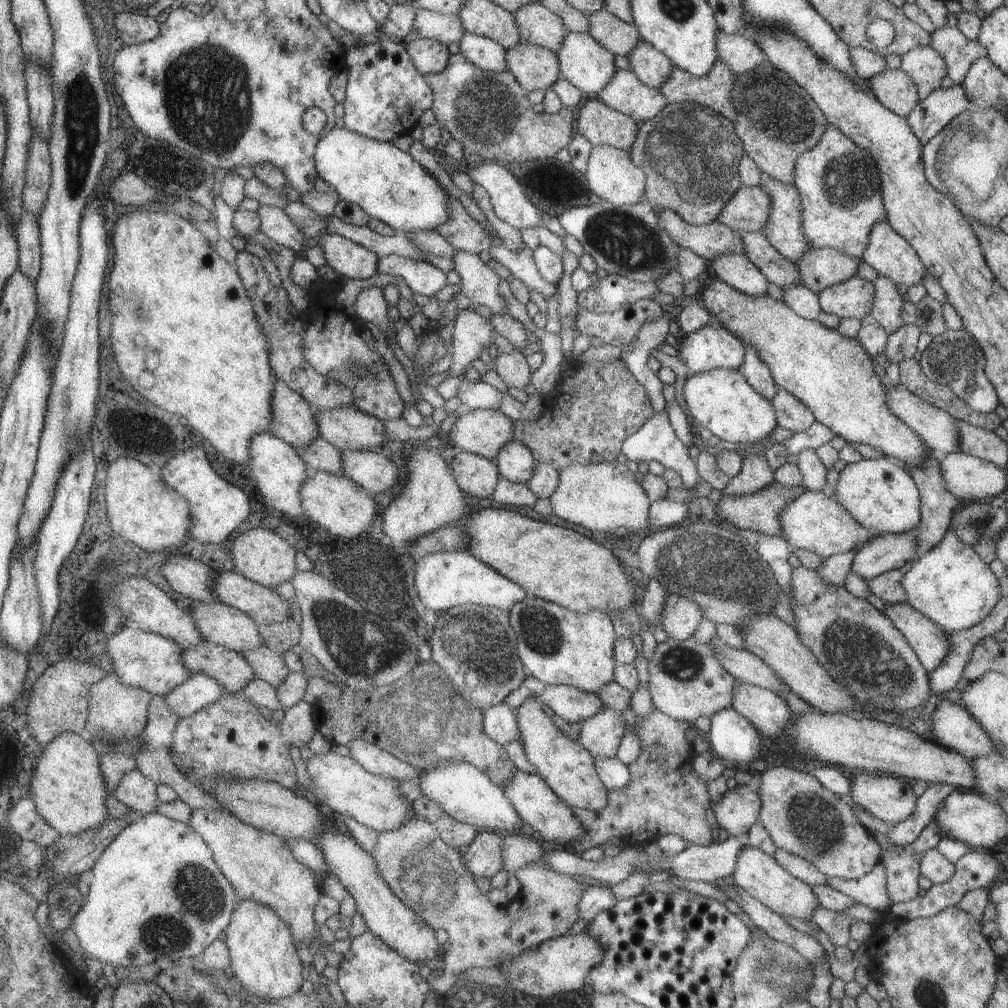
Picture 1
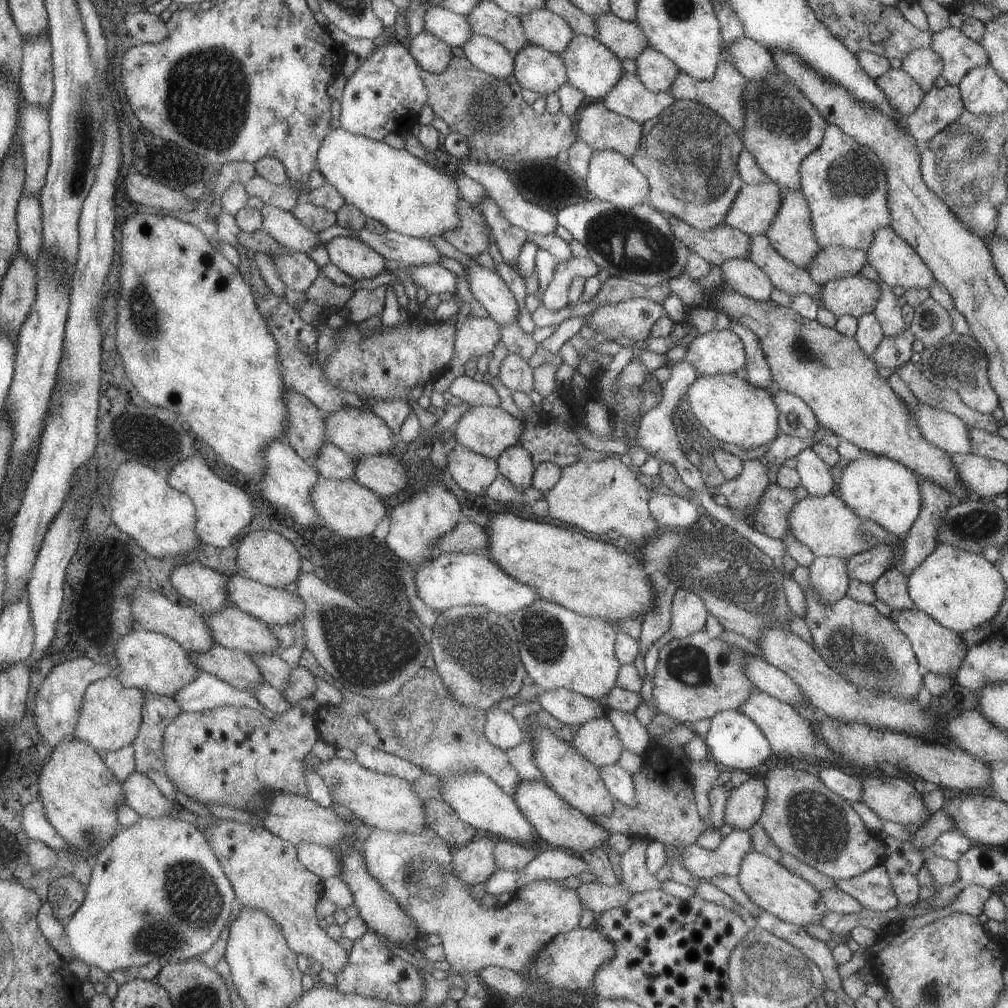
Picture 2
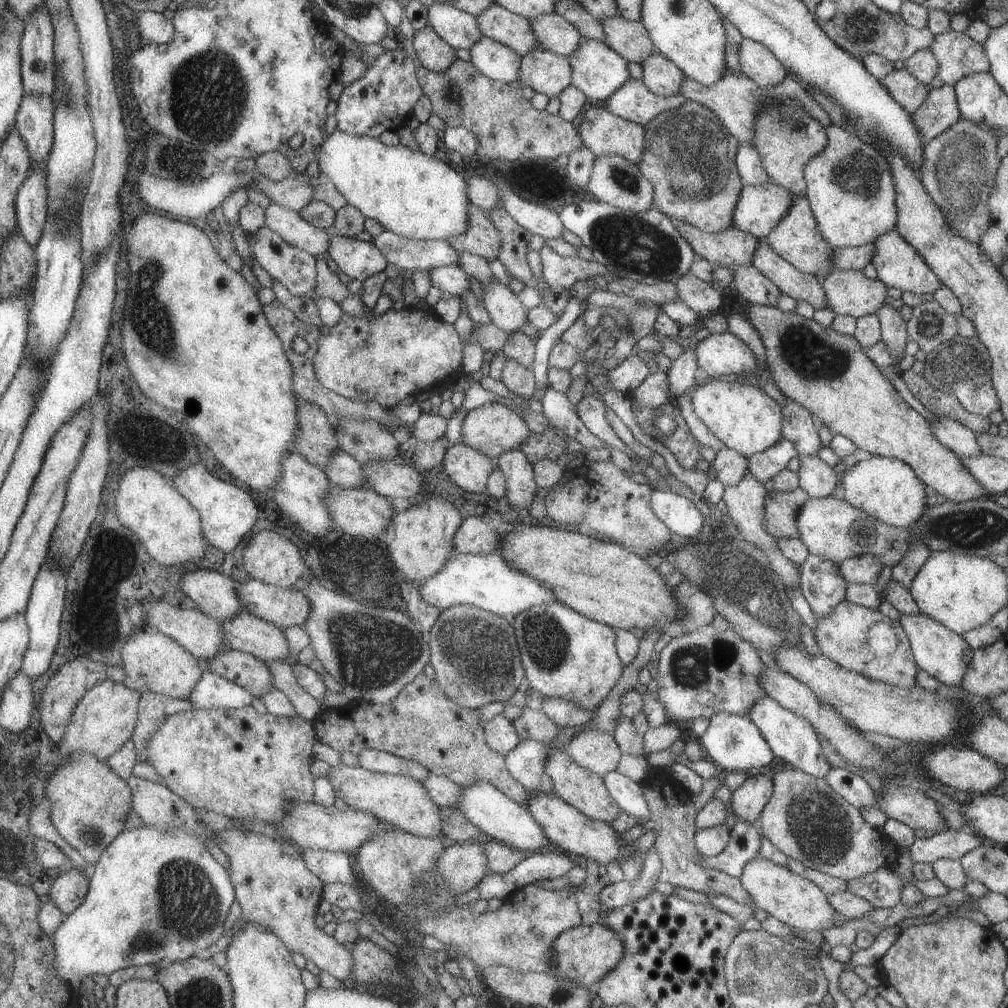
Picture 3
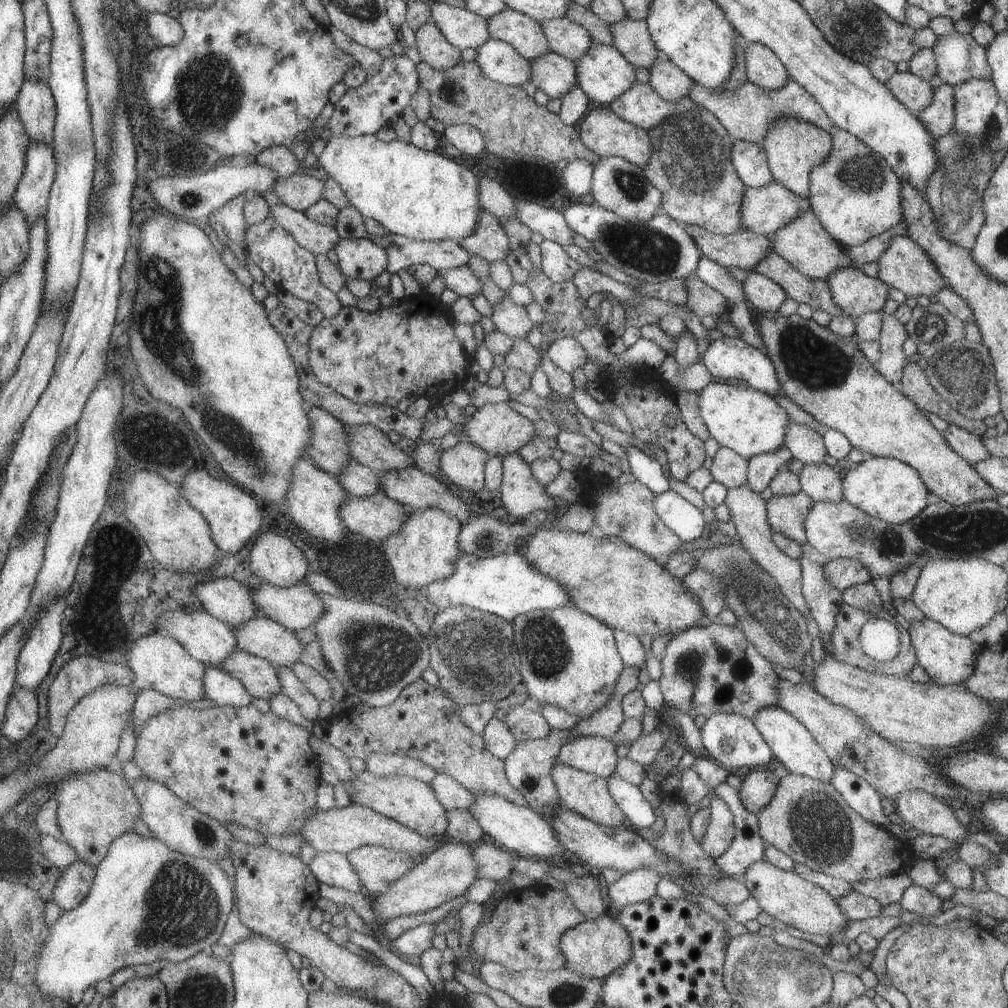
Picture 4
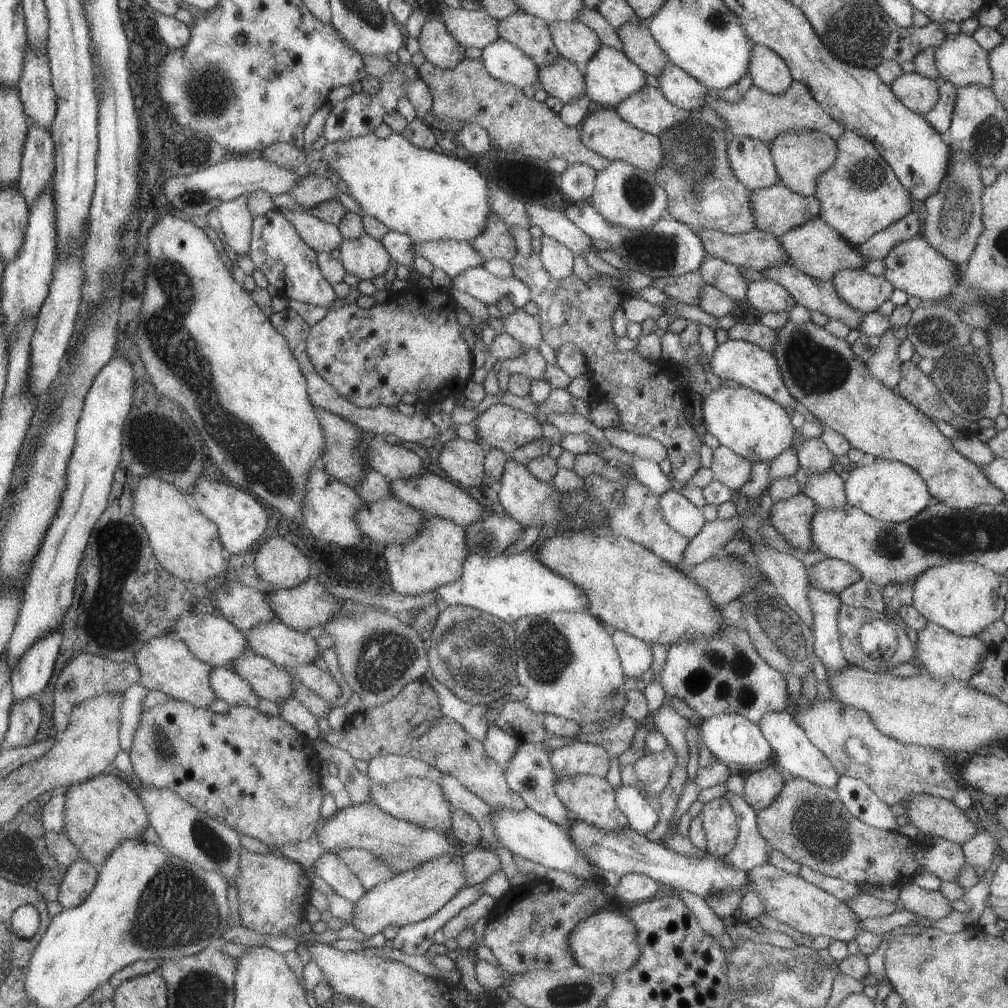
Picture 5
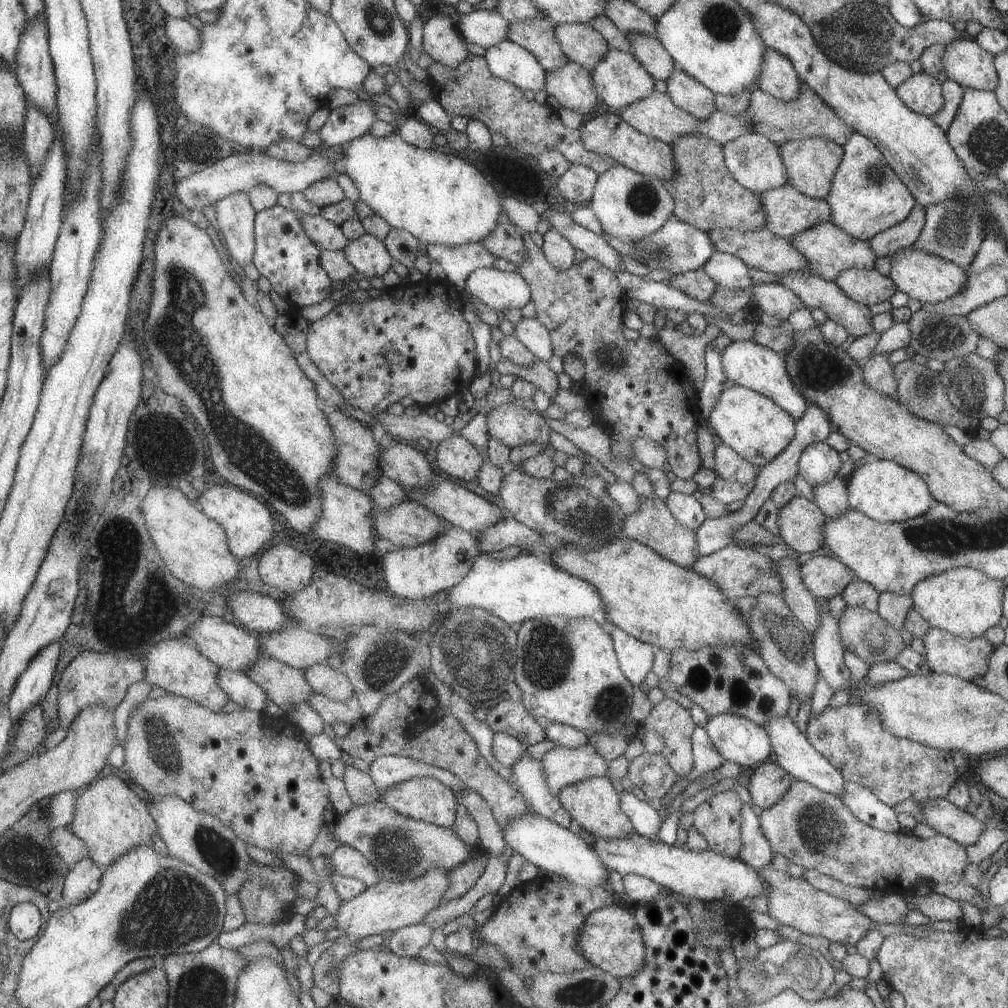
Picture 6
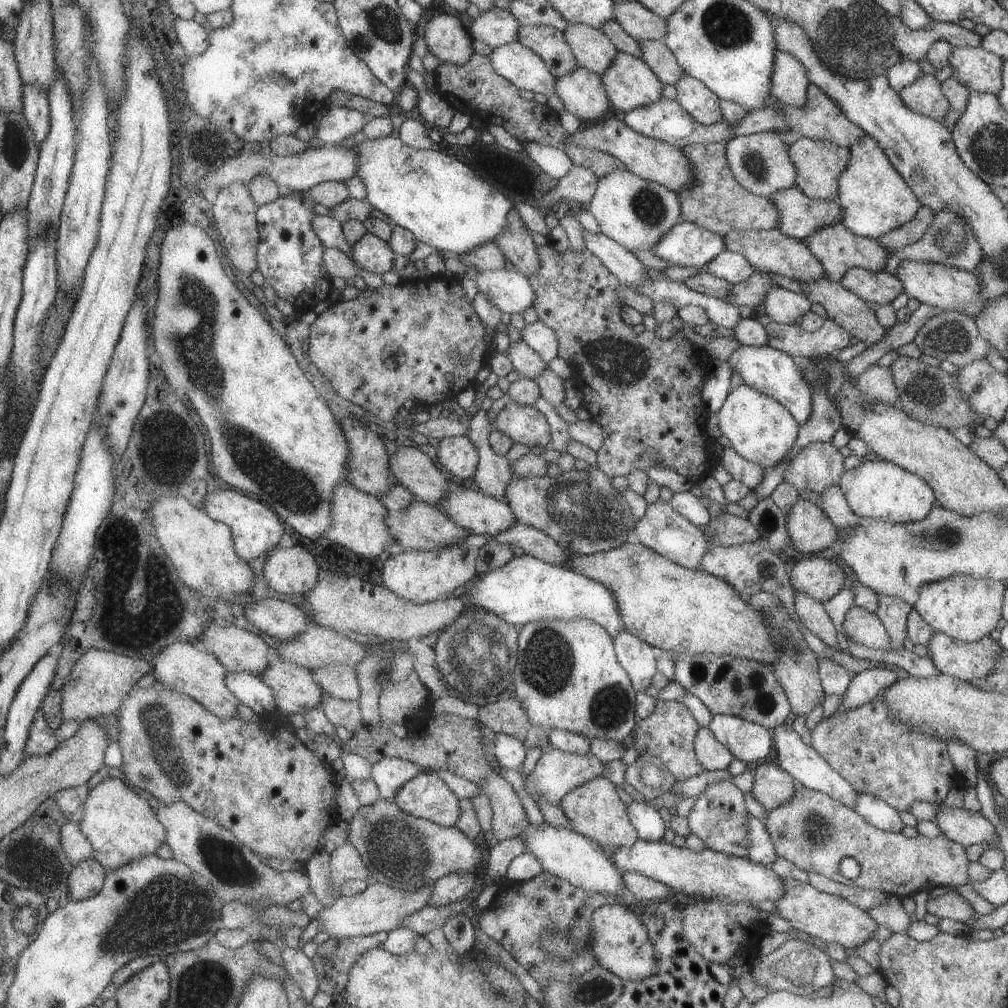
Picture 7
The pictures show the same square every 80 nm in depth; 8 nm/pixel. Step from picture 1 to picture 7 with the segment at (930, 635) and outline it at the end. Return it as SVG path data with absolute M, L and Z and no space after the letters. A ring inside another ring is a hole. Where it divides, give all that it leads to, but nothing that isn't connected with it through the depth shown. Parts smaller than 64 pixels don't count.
M934 631L926 650L939 673L971 683L991 672L1001 648L998 641L989 636L973 642L961 642L945 633Z

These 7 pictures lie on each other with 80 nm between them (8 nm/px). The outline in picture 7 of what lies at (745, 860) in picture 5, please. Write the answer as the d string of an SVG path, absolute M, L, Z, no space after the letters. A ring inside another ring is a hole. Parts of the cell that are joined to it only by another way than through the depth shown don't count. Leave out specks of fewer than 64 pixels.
M747 815L746 837L748 840L747 857L752 863L769 866L778 856L773 843L764 827L763 820Z

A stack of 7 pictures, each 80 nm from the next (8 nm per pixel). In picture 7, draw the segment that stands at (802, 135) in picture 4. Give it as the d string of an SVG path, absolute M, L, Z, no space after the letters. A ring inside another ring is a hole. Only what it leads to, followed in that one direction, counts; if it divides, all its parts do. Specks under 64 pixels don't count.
M801 137L788 145L787 154L795 169L793 185L810 199L836 200L836 180L839 173L847 166L850 157L847 147L840 147L829 141Z

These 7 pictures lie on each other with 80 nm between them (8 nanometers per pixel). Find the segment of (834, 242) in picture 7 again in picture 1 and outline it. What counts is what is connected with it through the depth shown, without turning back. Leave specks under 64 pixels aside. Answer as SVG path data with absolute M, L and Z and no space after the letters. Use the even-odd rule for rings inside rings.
M763 173L759 182L759 188L763 188L769 194L771 200L771 210L769 210L769 218L763 226L763 234L769 245L779 252L788 262L795 263L803 252L807 252L811 246L807 244L805 236L803 236L803 228L801 227L801 202L799 202L799 192L792 184L781 184L777 180L773 180L766 173Z

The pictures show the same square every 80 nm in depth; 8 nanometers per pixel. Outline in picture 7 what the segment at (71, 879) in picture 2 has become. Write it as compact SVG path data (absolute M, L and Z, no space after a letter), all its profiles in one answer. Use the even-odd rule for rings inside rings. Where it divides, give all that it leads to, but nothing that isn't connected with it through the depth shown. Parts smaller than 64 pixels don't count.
M97 859L80 862L67 879L69 900L82 901L97 896L103 890L108 870Z

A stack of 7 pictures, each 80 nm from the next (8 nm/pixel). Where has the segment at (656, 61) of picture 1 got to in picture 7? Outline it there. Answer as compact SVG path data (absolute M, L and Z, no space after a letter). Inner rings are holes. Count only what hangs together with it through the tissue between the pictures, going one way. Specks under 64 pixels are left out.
M683 73L674 82L675 102L697 122L709 126L722 117L718 98L699 80Z

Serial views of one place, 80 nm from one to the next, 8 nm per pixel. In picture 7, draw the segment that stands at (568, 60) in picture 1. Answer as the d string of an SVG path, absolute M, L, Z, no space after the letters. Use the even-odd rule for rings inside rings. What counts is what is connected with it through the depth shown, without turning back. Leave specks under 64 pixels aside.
M617 51L614 59L603 69L600 81L611 108L619 112L648 105L662 96L663 84L641 57L621 51Z

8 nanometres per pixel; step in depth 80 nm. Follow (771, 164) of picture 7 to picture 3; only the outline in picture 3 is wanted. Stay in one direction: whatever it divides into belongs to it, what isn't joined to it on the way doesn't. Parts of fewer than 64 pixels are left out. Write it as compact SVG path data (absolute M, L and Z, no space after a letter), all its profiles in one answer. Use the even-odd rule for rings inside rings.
M741 143L736 150L732 151L732 155L738 176L745 185L761 185L770 180L763 170L761 158L759 158L755 146Z

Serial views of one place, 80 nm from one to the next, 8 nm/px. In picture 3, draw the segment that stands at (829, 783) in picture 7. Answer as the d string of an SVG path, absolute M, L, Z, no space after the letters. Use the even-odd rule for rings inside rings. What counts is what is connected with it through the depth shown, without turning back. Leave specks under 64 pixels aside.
M768 695L757 700L751 706L751 712L747 716L767 742L773 756L783 760L793 770L799 770L799 772L813 776L813 778L823 779L827 776L831 767L821 751L817 735L807 720L803 720L801 716L795 716L793 712L782 708Z

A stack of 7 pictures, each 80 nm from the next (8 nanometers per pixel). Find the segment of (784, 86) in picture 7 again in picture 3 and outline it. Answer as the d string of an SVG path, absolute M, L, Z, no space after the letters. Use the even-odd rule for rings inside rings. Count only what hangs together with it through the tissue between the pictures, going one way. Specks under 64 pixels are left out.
M742 38L739 44L739 68L758 87L773 87L787 74L787 70L767 51L763 44Z

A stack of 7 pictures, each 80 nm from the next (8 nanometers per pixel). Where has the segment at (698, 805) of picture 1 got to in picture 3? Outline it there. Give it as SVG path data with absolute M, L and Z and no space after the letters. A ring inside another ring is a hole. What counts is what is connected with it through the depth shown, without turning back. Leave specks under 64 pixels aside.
M654 768L652 776L649 779L643 780L639 786L641 788L641 794L643 794L643 798L647 802L647 808L649 808L651 818L639 822L633 816L627 816L625 812L620 810L619 816L612 822L609 822L608 826L611 826L619 835L627 832L633 826L635 827L636 824L641 825L645 832L653 830L656 836L653 848L659 854L661 862L661 871L658 877L660 882L669 883L677 888L690 889L705 895L711 893L724 895L739 904L746 904L753 908L752 916L759 923L763 922L768 915L752 904L751 898L743 889L739 878L728 876L713 868L703 868L699 864L699 860L703 856L697 852L697 848L694 846L694 835L697 830L695 824L693 824L697 812L693 806L695 796L685 790L672 777L665 776L664 770L660 768ZM665 781L673 787L674 794L673 796L669 796L669 798L665 798L661 794L661 787L665 784Z

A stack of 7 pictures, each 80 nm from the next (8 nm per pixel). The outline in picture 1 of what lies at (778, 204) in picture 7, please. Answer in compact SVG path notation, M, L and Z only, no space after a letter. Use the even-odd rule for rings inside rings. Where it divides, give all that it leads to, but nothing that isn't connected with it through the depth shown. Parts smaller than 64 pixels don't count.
M741 186L723 206L716 220L739 233L762 231L769 210L771 200L763 188Z

